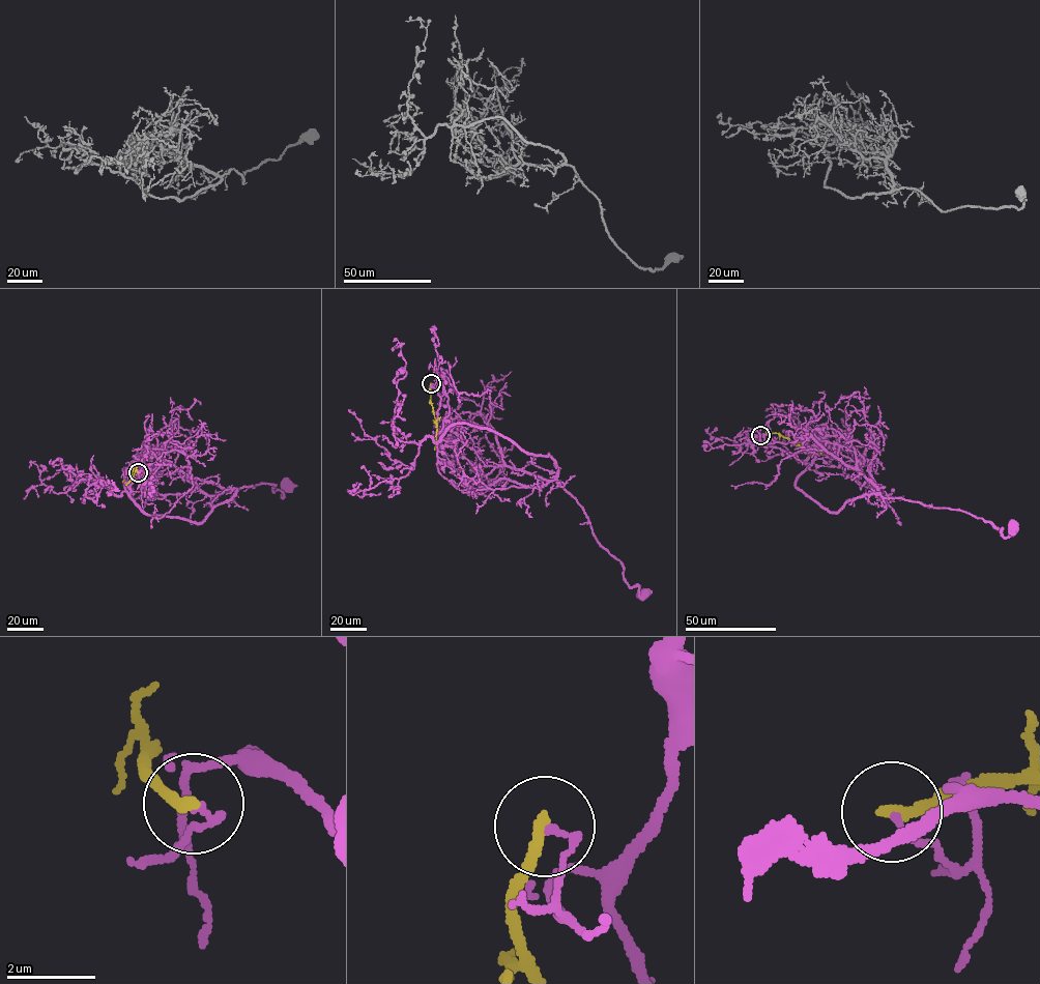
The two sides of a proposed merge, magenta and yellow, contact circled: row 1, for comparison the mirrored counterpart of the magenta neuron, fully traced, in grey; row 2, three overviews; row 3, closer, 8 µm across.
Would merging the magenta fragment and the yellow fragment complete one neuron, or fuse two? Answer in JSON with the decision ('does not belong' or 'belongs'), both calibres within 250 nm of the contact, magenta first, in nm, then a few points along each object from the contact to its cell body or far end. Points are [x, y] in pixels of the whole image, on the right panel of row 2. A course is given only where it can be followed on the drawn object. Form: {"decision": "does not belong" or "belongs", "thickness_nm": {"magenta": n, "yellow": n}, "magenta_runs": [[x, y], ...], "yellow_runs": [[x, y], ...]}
{"decision": "does not belong", "thickness_nm": {"magenta": 180, "yellow": 280}, "magenta_runs": [[760, 435], [786, 443], [844, 435], [859, 469], [885, 498], [964, 511], [1002, 527], [1005, 538], [1013, 525]], "yellow_runs": [[760, 435], [778, 433], [809, 454], [822, 454]]}

